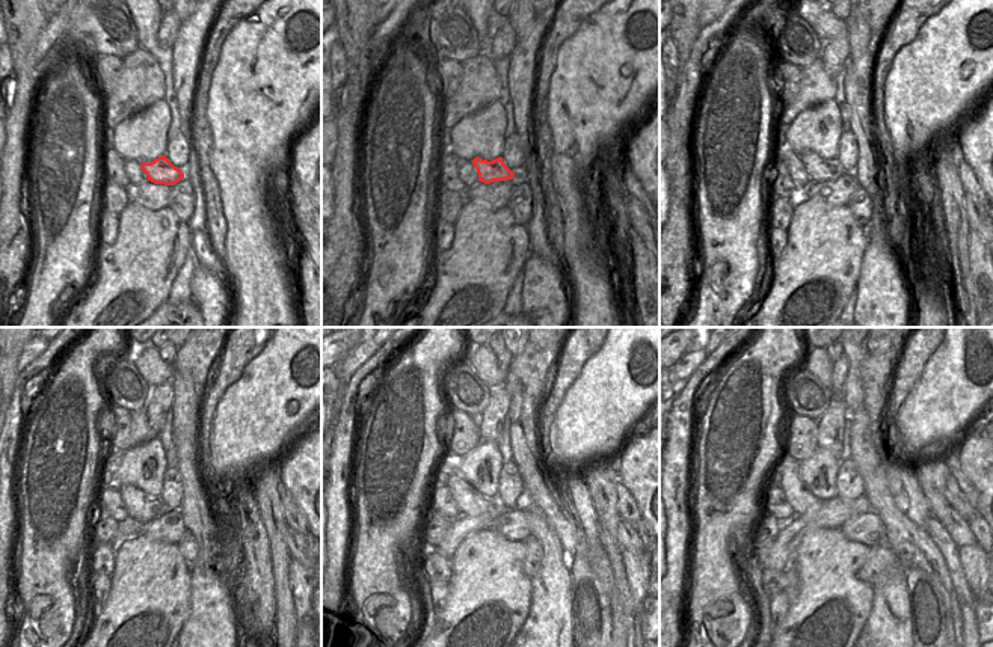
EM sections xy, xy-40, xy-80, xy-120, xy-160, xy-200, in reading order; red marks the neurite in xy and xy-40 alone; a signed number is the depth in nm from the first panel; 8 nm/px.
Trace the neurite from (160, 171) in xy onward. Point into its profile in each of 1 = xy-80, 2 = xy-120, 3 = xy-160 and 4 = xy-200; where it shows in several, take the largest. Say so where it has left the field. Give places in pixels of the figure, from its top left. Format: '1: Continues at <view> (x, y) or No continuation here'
1: Continues at xy-80 (818, 169)
2: Continues at xy-120 (142, 507)
3: Continues at xy-160 (470, 502)
4: Continues at xy-200 (785, 474)

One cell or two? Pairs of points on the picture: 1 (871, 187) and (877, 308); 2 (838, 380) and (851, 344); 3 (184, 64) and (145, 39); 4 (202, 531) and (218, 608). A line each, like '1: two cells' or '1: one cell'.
1: one cell
2: two cells
3: two cells
4: one cell

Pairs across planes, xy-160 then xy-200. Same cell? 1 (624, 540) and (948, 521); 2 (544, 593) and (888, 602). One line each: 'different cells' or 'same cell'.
1: same cell
2: same cell

